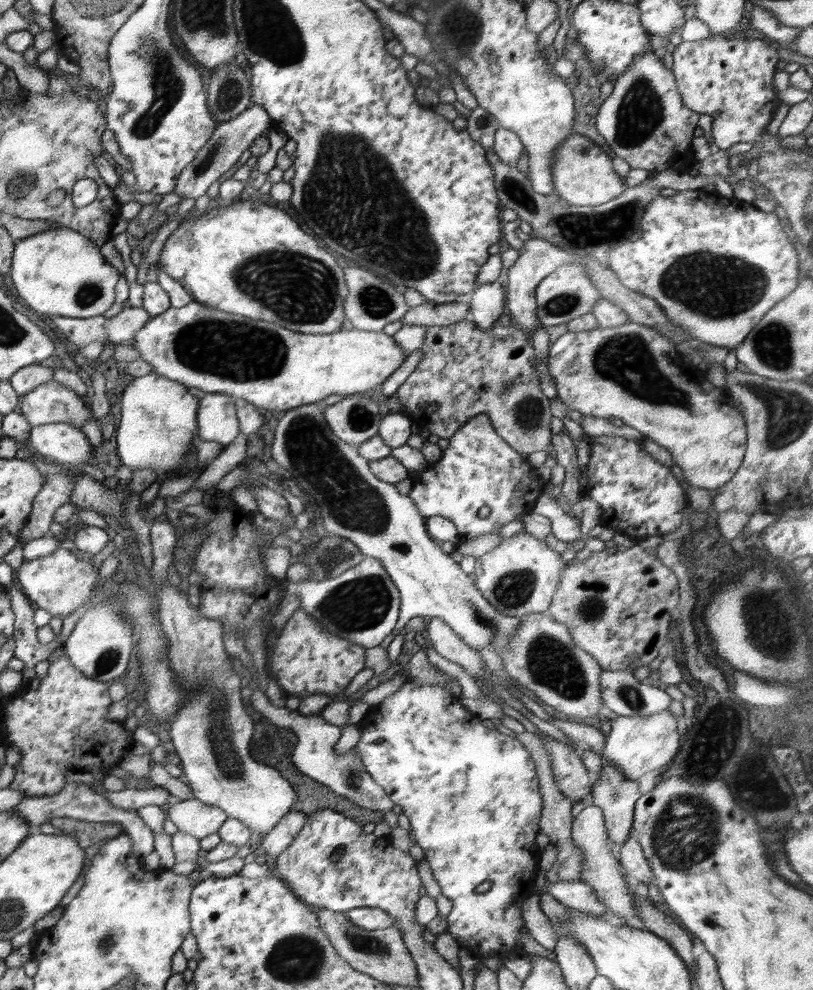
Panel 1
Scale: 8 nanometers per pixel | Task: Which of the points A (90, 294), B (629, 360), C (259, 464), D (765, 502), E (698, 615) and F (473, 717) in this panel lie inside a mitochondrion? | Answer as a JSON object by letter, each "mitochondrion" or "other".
{"A":"mitochondrion","B":"mitochondrion","C":"other","D":"other","E":"other","F":"other"}

